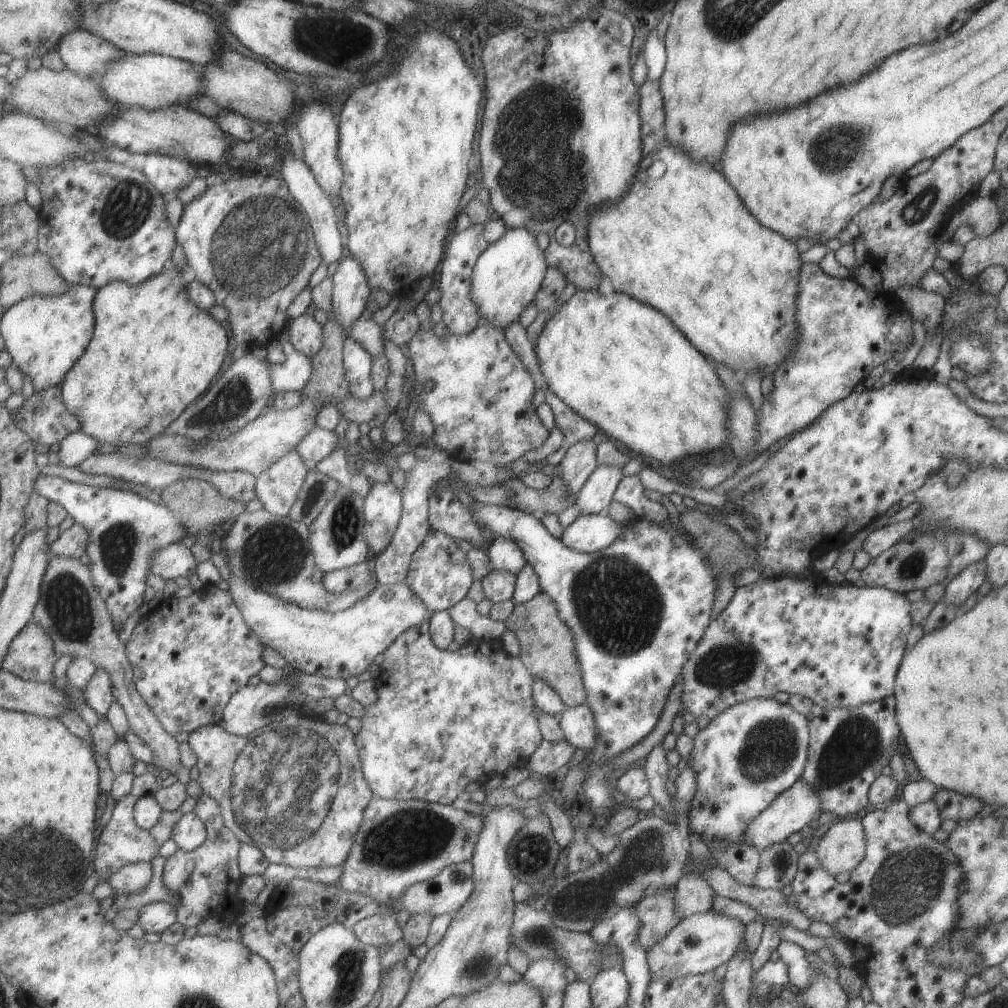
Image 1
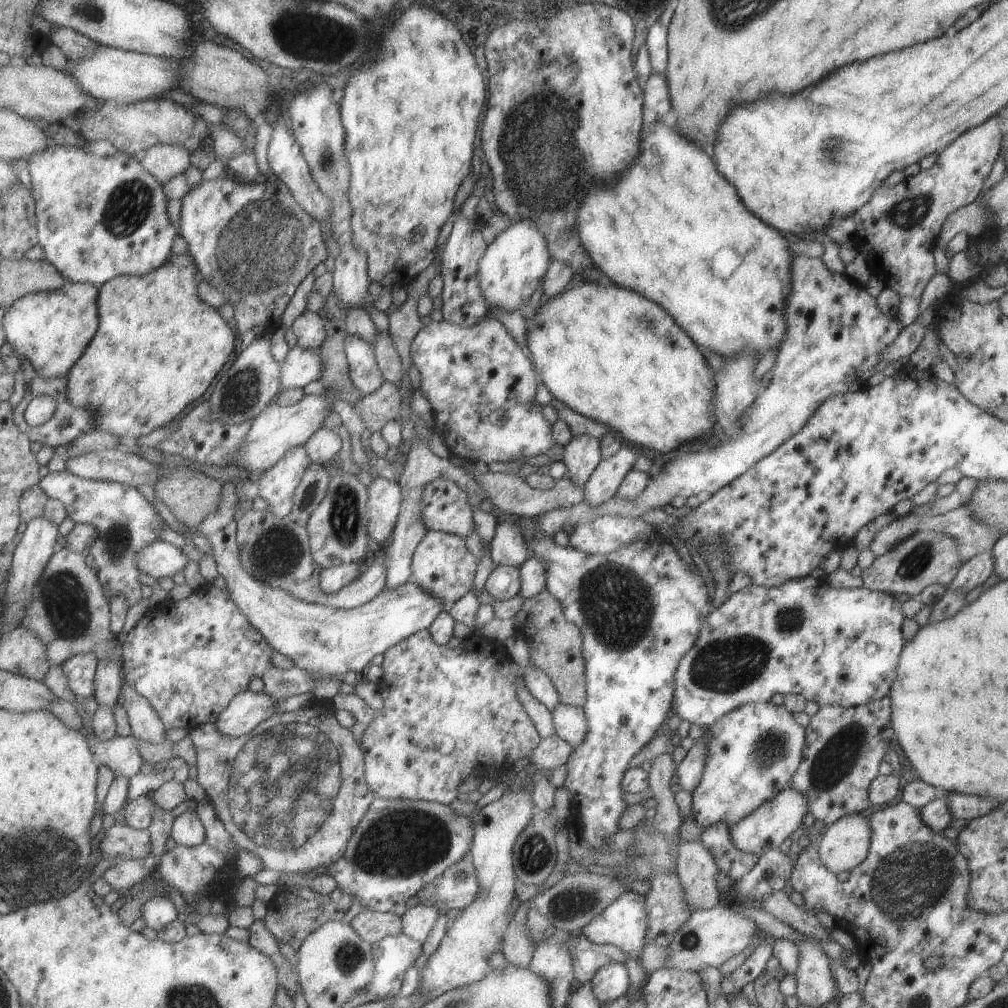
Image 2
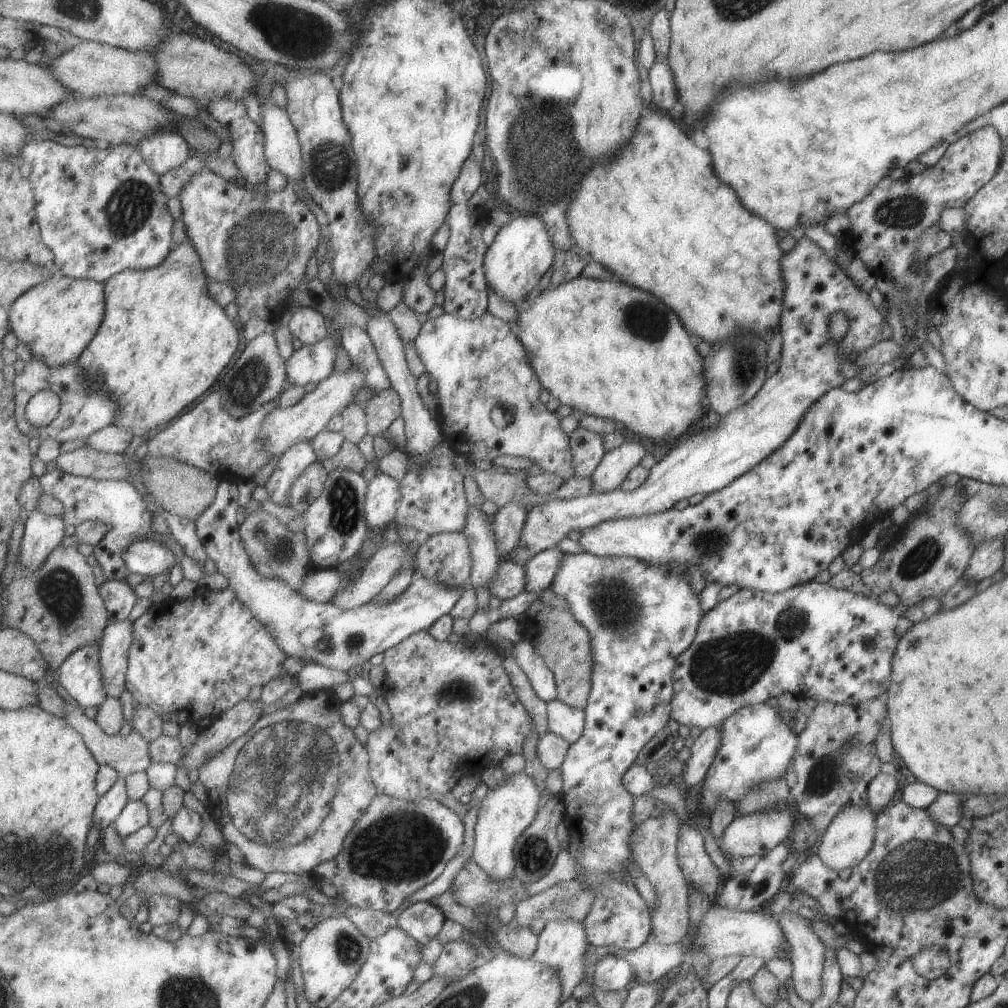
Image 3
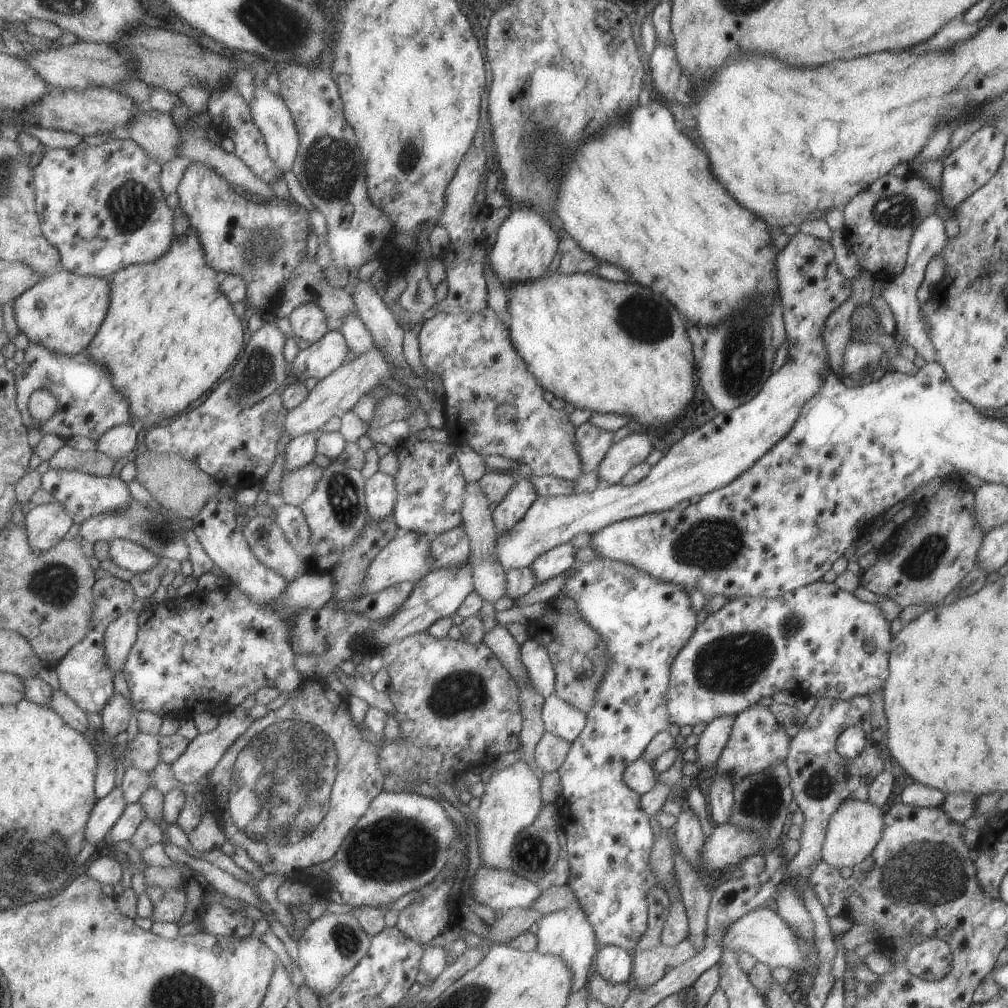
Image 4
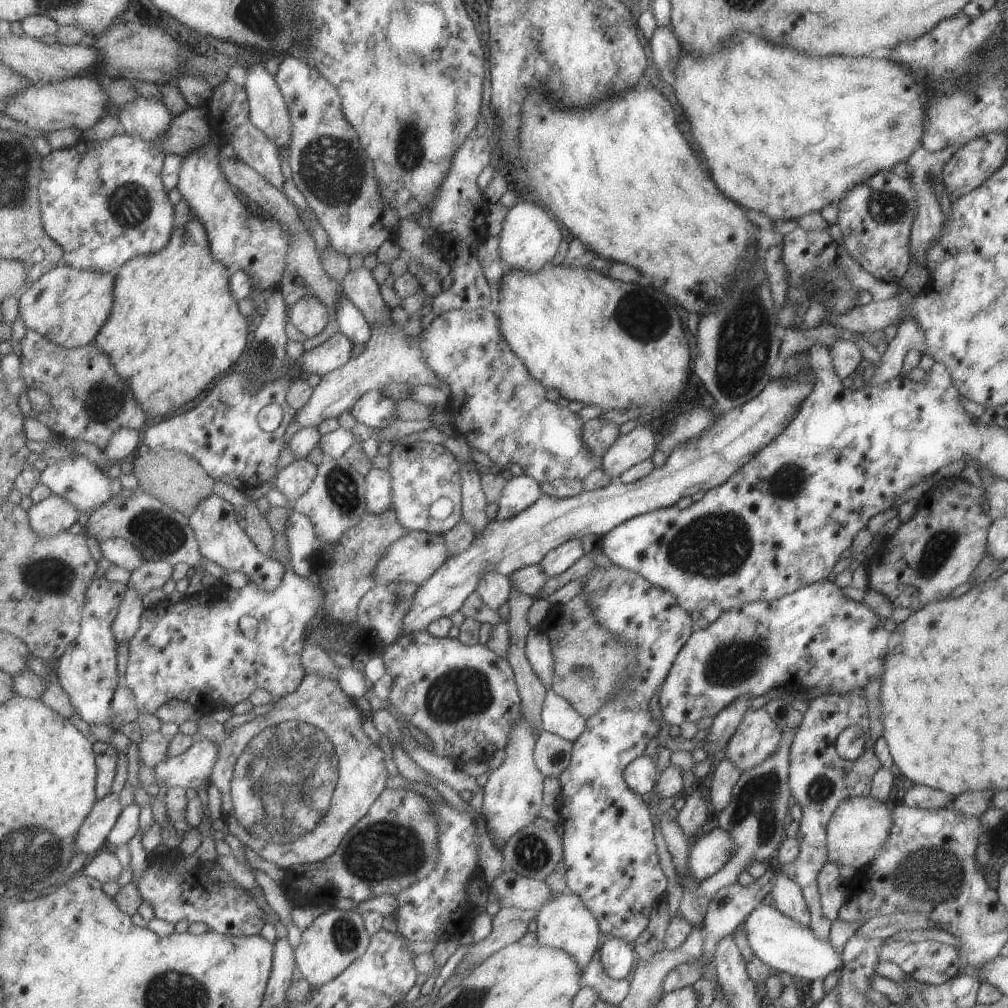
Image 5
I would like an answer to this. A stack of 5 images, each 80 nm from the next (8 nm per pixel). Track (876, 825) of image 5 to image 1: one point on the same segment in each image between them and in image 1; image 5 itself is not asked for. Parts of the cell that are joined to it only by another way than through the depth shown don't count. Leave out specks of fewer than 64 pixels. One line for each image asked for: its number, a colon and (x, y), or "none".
1: (840, 846)
2: (843, 844)
3: (844, 843)
4: (853, 829)

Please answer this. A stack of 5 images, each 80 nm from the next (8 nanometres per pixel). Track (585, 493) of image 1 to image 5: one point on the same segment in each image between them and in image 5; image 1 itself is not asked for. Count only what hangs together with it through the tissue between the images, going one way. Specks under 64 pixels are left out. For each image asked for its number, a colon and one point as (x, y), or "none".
2: (602, 485)
3: (613, 467)
4: (624, 454)
5: (627, 450)

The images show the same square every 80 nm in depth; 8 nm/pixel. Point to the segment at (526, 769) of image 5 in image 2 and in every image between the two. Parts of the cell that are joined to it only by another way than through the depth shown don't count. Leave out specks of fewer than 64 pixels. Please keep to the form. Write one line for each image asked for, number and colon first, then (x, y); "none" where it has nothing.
2: (462, 959)
3: (511, 808)
4: (514, 797)

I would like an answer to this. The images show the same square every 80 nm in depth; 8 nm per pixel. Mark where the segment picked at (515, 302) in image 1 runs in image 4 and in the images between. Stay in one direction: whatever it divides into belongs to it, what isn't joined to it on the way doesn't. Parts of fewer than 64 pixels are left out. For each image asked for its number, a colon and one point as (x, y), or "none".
2: (511, 270)
3: (521, 253)
4: (525, 245)

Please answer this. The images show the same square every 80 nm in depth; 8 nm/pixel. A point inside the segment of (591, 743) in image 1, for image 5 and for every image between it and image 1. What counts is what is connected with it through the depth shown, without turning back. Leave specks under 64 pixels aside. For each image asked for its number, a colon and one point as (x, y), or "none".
2: (570, 722)
3: (567, 722)
4: (561, 719)
5: (559, 717)

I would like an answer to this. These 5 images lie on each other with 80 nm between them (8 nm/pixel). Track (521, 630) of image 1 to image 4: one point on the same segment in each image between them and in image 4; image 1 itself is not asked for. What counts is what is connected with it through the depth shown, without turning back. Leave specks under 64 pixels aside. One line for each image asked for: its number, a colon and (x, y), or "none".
2: (555, 643)
3: (564, 643)
4: (577, 653)

